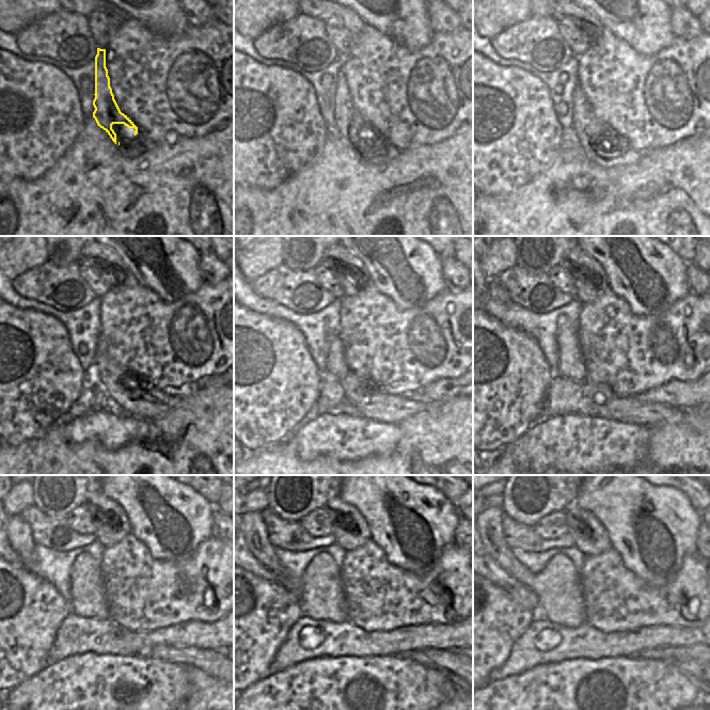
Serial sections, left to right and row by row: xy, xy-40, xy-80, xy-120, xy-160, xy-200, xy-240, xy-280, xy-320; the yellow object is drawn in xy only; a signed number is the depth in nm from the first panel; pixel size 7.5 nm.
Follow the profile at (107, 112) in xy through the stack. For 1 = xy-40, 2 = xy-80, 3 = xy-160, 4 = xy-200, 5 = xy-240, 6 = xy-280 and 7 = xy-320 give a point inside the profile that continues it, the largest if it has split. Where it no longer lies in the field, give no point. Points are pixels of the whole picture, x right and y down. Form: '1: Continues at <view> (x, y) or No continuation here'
1: Continues at xy-40 (345, 113)
2: Continues at xy-80 (583, 116)
3: Continues at xy-160 (382, 407)
4: Continues at xy-200 (628, 409)
5: Continues at xy-240 (211, 662)
6: Continues at xy-280 (450, 663)
7: Continues at xy-320 (690, 669).

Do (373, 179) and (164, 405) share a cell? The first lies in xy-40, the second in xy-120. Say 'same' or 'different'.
different

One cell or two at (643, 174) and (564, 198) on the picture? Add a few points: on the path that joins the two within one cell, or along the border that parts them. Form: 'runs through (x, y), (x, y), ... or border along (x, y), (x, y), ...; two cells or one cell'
runs through (624, 193), (619, 198), (583, 198); one cell

